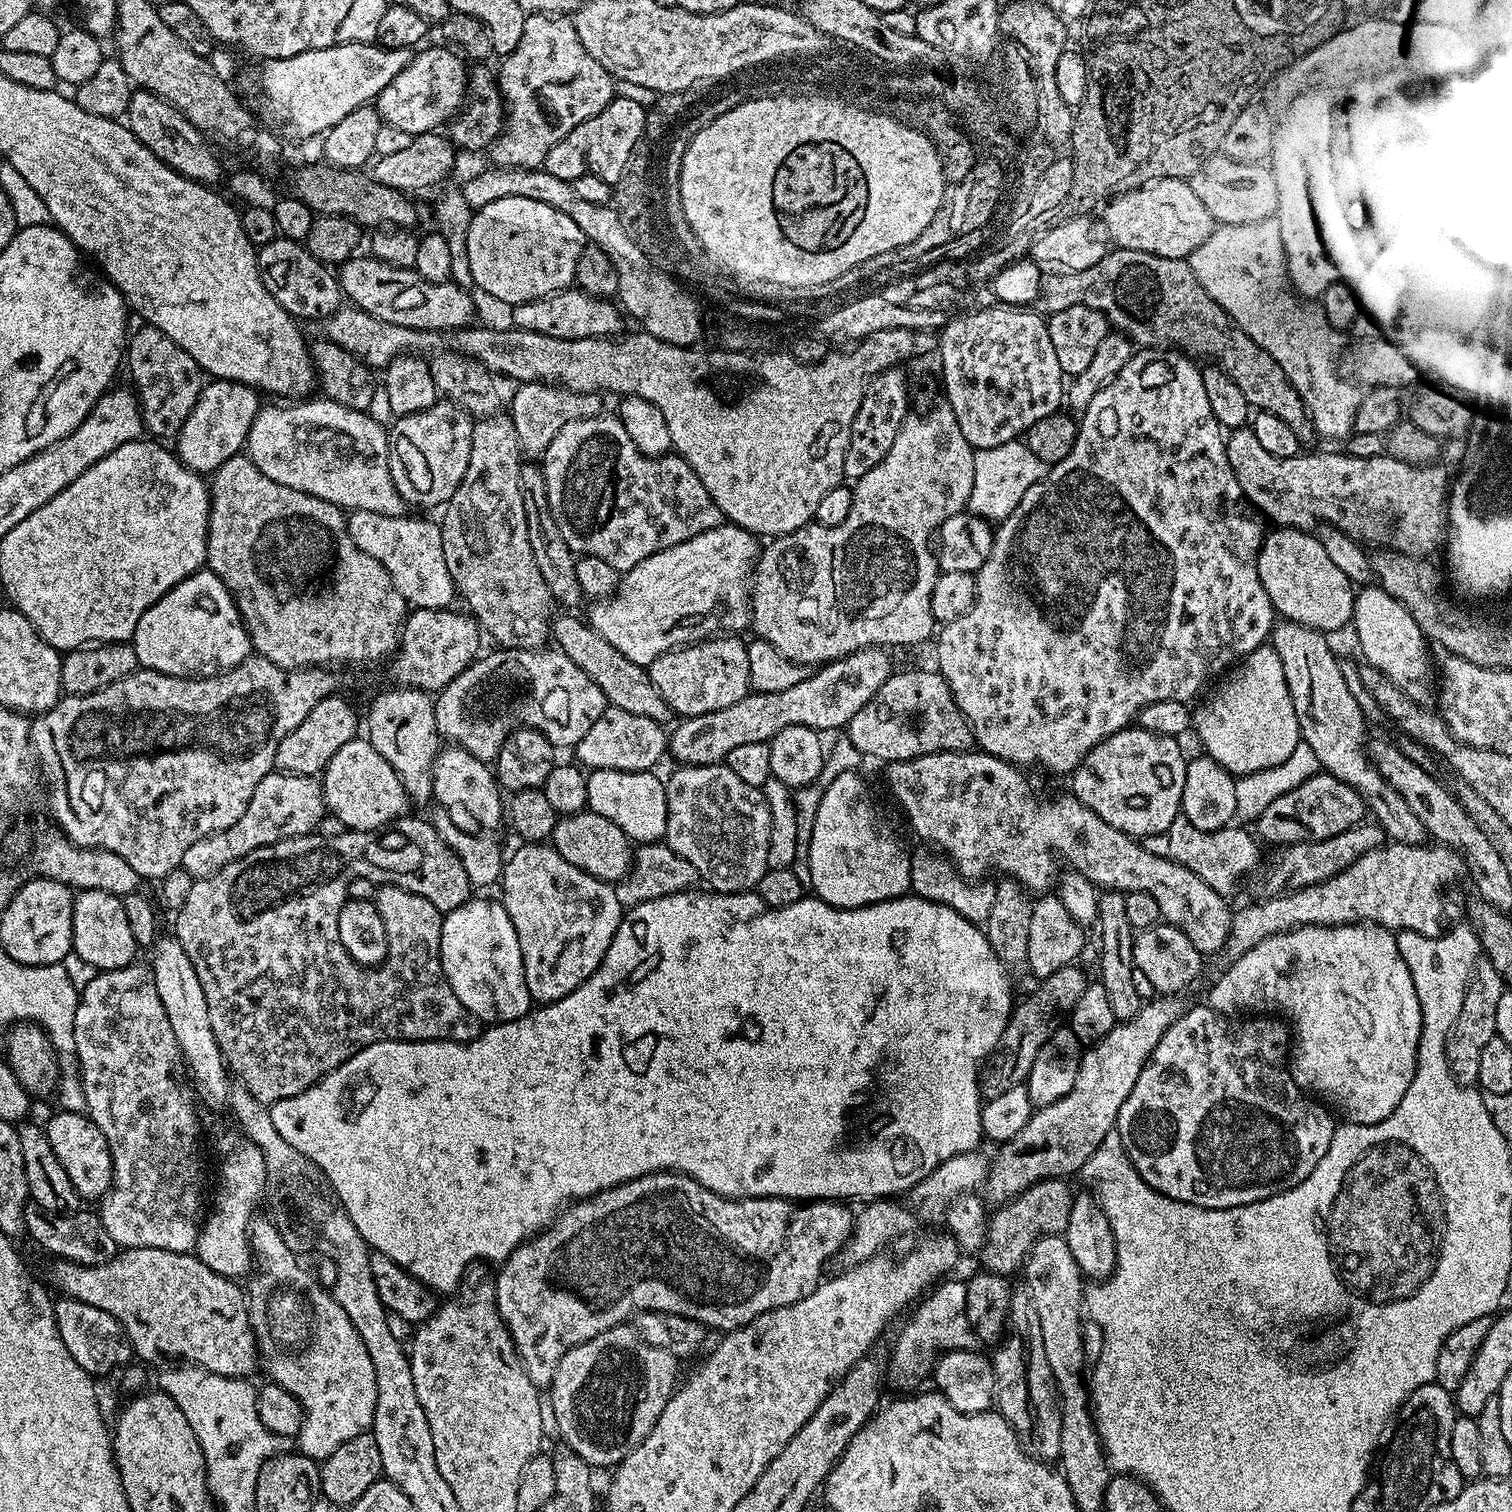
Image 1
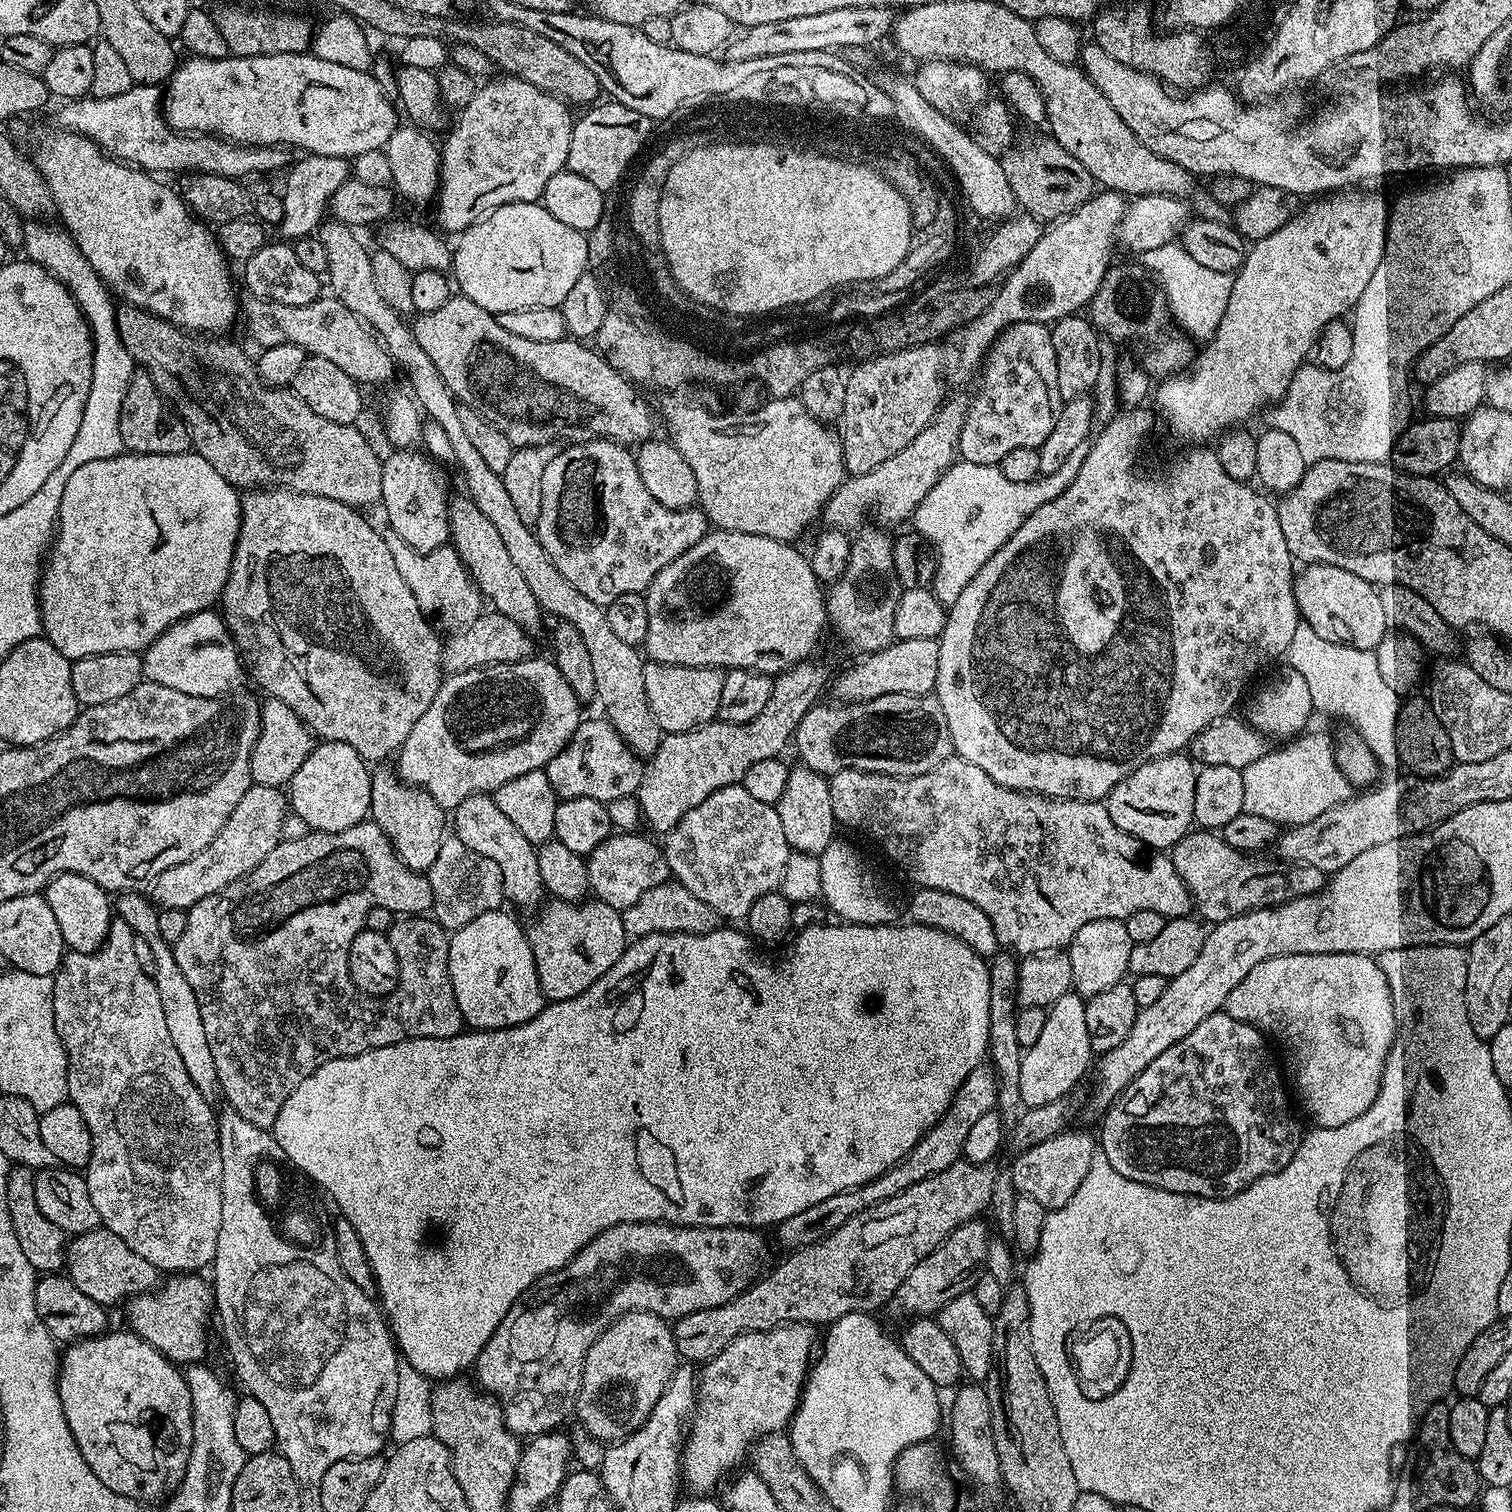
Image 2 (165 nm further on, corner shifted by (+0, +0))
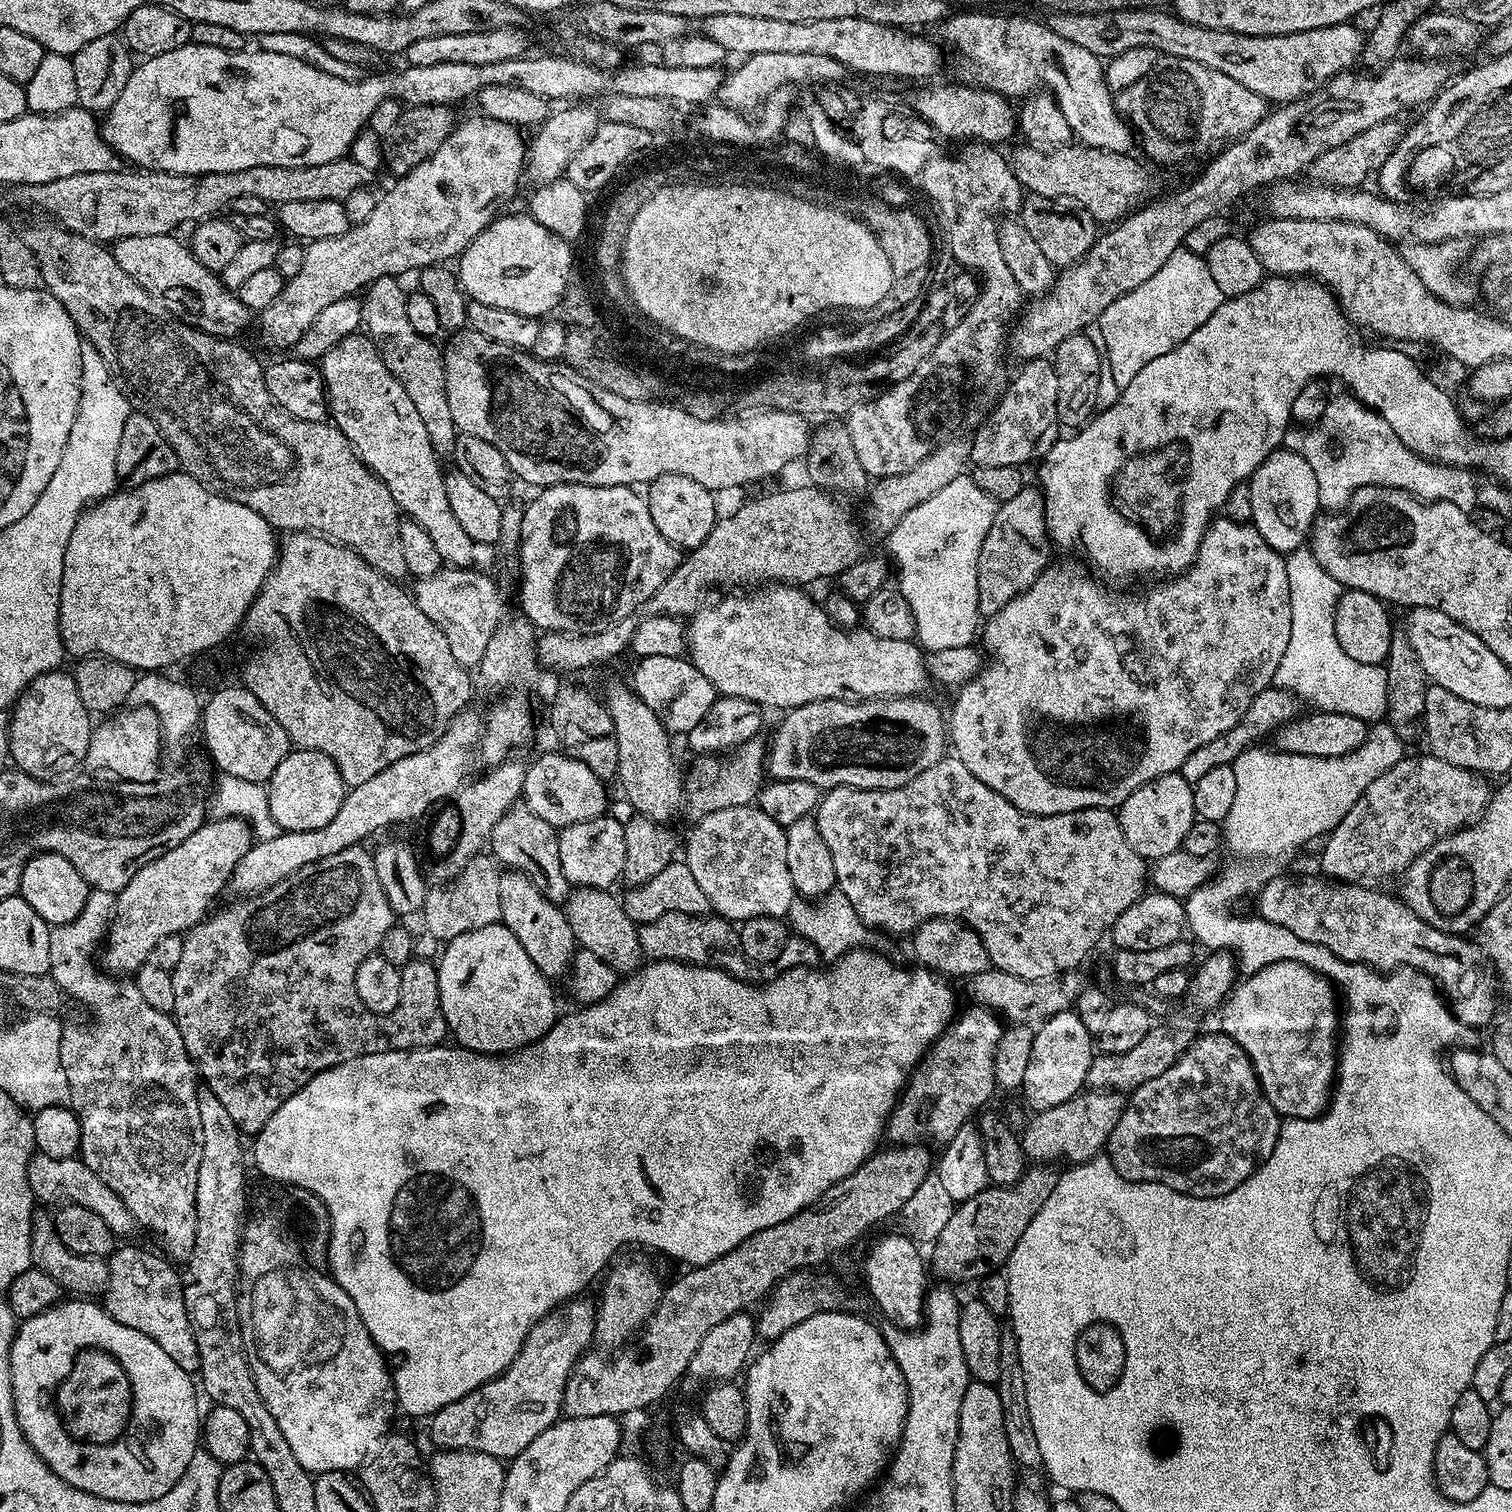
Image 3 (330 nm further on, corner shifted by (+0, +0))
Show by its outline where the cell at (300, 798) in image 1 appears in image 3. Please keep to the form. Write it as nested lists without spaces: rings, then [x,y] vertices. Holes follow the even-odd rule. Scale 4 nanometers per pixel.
[[[237,816],[209,819],[186,842],[166,850],[162,858],[154,858],[120,892],[116,893],[116,909],[112,925],[102,944],[102,964],[111,975],[128,978],[143,964],[149,963],[154,946],[170,934],[184,934],[209,915],[212,903],[223,888],[229,887],[232,871],[254,843],[251,828]]]

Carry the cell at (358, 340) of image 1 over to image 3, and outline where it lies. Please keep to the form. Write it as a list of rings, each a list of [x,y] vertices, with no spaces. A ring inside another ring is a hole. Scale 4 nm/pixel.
[[[150,234],[146,238],[122,238],[111,245],[110,251],[114,262],[118,262],[118,266],[122,266],[122,270],[126,270],[126,274],[130,274],[130,278],[134,278],[134,282],[138,282],[138,286],[142,286],[142,290],[150,294],[150,298],[162,302],[162,306],[166,306],[170,315],[184,324],[189,324],[191,328],[197,328],[198,331],[211,336],[240,338],[240,335],[247,330],[248,323],[251,320],[253,323],[254,314],[240,301],[239,295],[233,289],[224,285],[223,279],[217,273],[211,272],[206,266],[202,266],[202,262],[198,262],[198,258],[185,241],[183,244],[182,241],[175,240],[176,238],[172,234],[167,236]]]

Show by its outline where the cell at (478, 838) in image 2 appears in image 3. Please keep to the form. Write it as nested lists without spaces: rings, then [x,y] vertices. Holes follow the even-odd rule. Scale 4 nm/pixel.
[[[511,870],[501,871],[498,882],[498,894],[502,901],[500,918],[503,924],[522,942],[526,954],[530,954],[530,962],[542,970],[542,974],[549,978],[563,977],[572,967],[572,957],[578,951],[574,938],[574,930],[570,930],[570,922],[559,904],[547,900],[530,882],[530,878],[521,872]]]

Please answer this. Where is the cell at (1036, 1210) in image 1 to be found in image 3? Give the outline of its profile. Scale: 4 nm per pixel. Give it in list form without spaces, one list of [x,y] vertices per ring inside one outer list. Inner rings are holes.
[[[1082,1090],[1074,1098],[1062,1102],[1062,1106],[1050,1106],[1050,1110],[1035,1113],[1032,1121],[1022,1131],[1024,1155],[1029,1161],[1040,1166],[1052,1166],[1055,1160],[1065,1160],[1065,1165],[1075,1166],[1085,1164],[1088,1160],[1101,1155],[1105,1151],[1110,1134],[1114,1126],[1118,1126],[1118,1118],[1122,1118],[1126,1100],[1118,1092],[1098,1092],[1095,1090]]]

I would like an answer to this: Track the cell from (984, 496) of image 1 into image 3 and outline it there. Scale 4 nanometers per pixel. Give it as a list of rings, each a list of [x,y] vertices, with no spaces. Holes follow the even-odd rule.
[[[965,474],[954,478],[950,486],[942,486],[926,502],[914,506],[888,533],[887,555],[894,565],[895,578],[900,579],[900,592],[910,602],[916,619],[915,639],[921,649],[954,650],[954,646],[969,646],[975,636],[977,639],[978,554],[982,542],[986,542],[997,507],[997,501],[979,489],[971,475]]]

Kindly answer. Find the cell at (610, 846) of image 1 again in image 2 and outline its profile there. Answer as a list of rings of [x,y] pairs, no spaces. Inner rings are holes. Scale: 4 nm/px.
[[[621,831],[603,840],[586,857],[588,866],[588,887],[595,899],[621,910],[629,908],[654,886],[665,883],[670,873],[664,857],[664,849],[659,843],[636,836],[631,831]]]

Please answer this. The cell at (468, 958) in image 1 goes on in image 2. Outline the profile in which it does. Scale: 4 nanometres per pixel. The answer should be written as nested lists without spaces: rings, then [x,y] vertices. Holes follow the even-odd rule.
[[[505,910],[478,914],[466,926],[455,929],[448,942],[448,973],[462,1018],[469,1029],[493,1032],[499,1028],[513,1028],[530,1022],[544,1008],[544,991],[540,988],[525,929]]]

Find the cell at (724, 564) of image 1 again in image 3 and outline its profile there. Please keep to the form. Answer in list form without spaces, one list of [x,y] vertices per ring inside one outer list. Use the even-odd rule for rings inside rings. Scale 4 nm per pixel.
[[[771,583],[749,592],[749,596],[724,596],[717,604],[701,603],[686,624],[687,655],[719,695],[746,698],[765,709],[791,710],[819,700],[859,702],[918,696],[930,684],[926,656],[919,643],[878,638],[867,630],[841,630],[829,620],[823,607],[795,584]]]

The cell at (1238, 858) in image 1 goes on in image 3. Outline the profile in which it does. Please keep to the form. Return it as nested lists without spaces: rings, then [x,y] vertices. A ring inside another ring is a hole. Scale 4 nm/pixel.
[[[1287,874],[1275,876],[1255,897],[1255,911],[1266,922],[1274,922],[1274,926],[1286,926],[1286,930],[1302,938],[1302,942],[1326,946],[1326,950],[1351,964],[1364,964],[1382,973],[1394,972],[1401,966],[1424,972],[1431,980],[1435,980],[1448,1007],[1469,1029],[1482,1027],[1495,1014],[1497,989],[1494,987],[1490,965],[1480,951],[1479,943],[1472,941],[1471,944],[1463,935],[1443,932],[1430,926],[1418,914],[1414,914],[1414,910],[1406,907],[1403,899],[1380,892],[1384,890],[1363,888],[1360,884],[1329,882],[1319,875],[1316,876],[1296,876],[1293,880]]]

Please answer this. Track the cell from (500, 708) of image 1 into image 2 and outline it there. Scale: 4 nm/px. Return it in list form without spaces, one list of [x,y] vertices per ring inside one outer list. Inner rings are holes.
[[[529,658],[518,662],[510,662],[509,664],[488,664],[484,668],[451,673],[441,683],[438,694],[434,694],[434,702],[430,702],[430,710],[426,710],[426,714],[422,714],[422,718],[418,718],[418,722],[414,722],[414,730],[410,730],[406,742],[399,750],[398,775],[400,779],[406,784],[414,784],[418,788],[424,788],[445,810],[454,810],[470,796],[491,794],[495,792],[498,786],[506,786],[506,782],[510,778],[516,778],[535,768],[547,766],[554,758],[554,754],[558,754],[567,746],[570,738],[576,732],[577,726],[580,725],[582,701],[576,697],[574,690],[570,690],[570,682],[566,682],[566,678],[562,678],[556,663],[551,659],[536,659]]]

